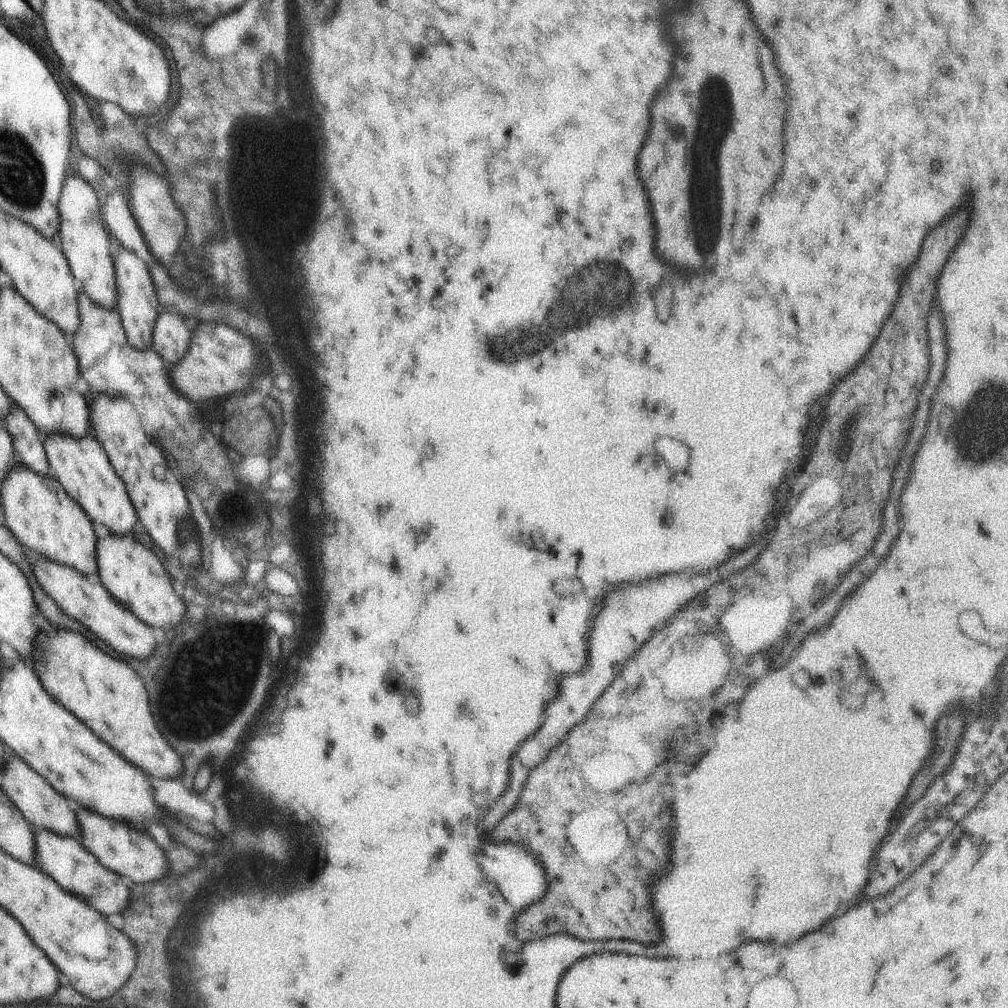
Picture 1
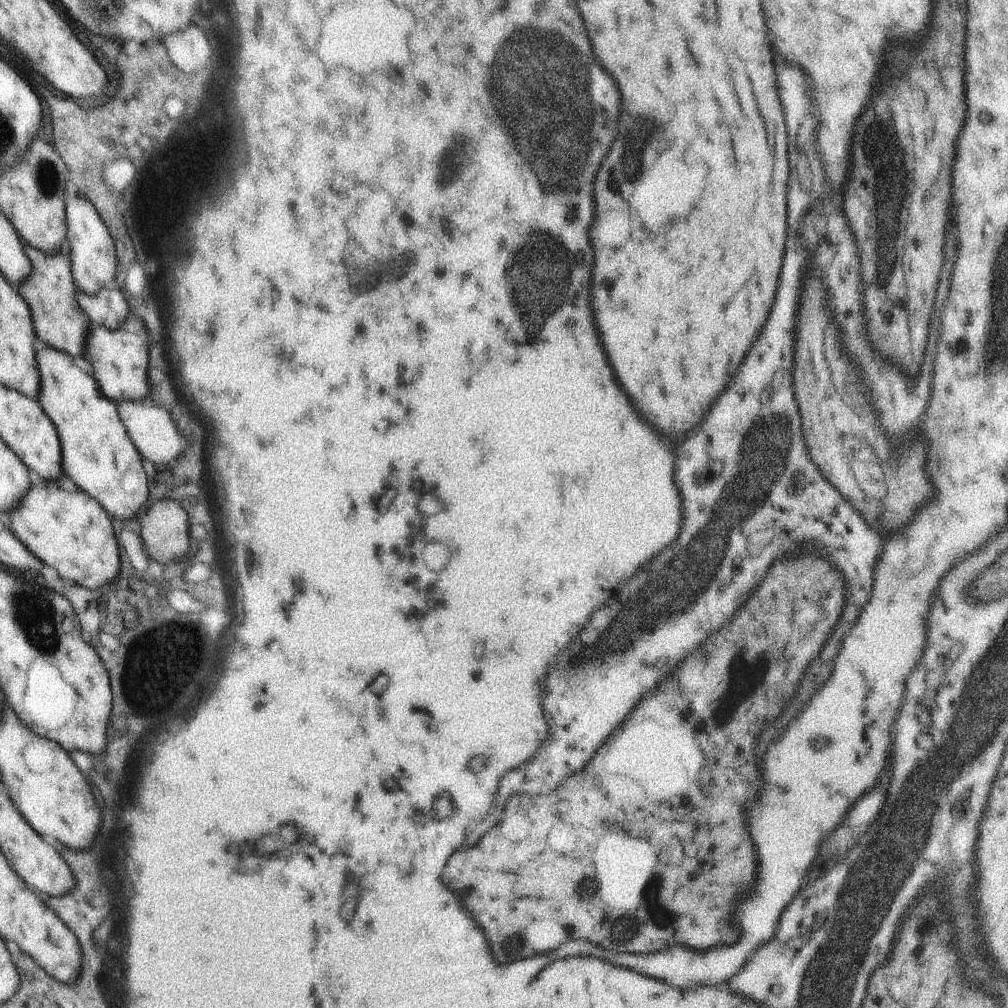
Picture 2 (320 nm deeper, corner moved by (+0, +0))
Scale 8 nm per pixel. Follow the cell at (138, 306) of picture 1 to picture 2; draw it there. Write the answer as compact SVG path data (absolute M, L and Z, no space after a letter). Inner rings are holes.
M82 194L68 196L65 204L67 250L71 260L75 286L86 294L94 294L104 286L114 285L117 273L115 244L99 217L96 207Z

